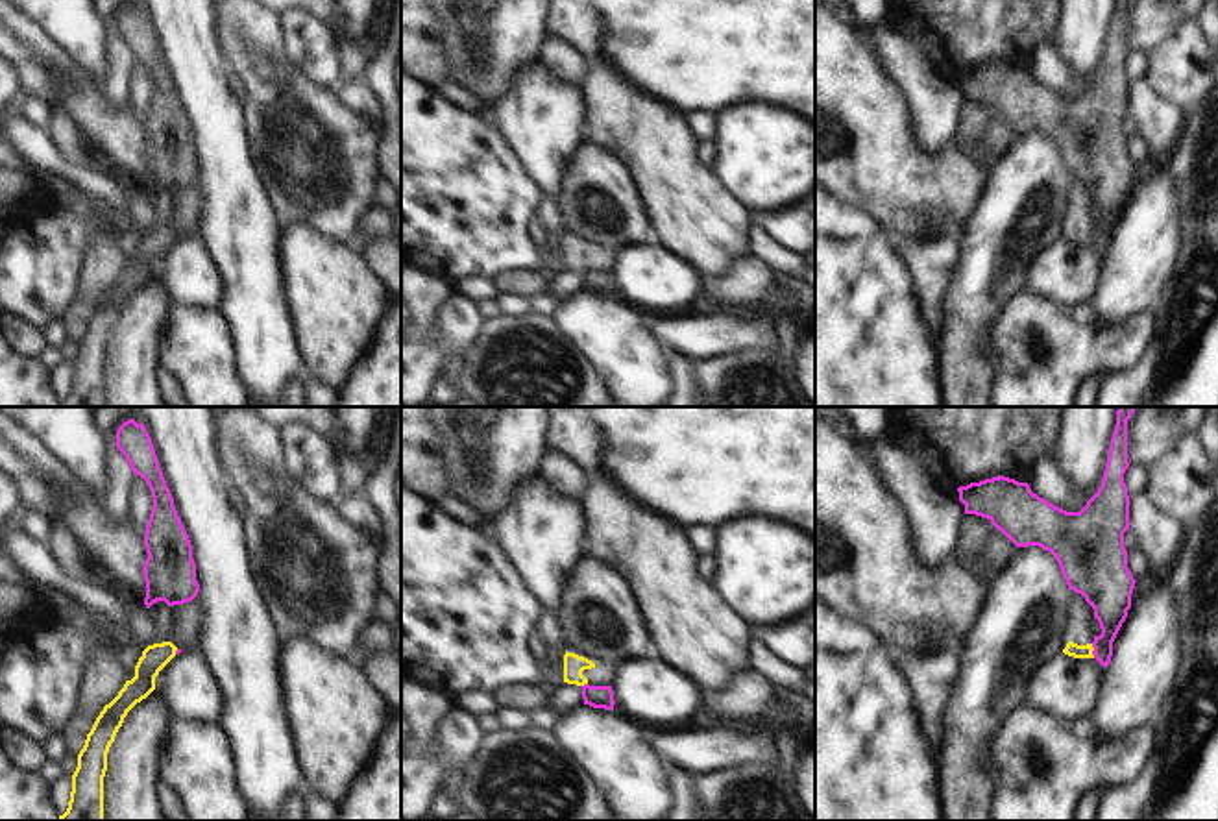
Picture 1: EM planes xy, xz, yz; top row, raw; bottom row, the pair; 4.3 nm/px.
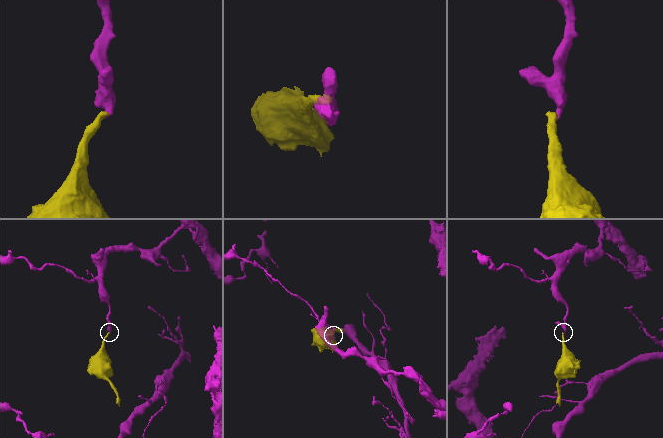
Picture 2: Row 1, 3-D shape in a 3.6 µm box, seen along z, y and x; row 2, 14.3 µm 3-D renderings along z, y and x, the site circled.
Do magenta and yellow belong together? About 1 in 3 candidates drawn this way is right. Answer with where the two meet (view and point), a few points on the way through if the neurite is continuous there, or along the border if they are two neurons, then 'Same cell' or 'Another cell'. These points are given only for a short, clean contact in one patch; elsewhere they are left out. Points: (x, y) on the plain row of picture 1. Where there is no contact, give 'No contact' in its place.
Touches magenta at yz (1093, 237). Boundary: yz (1091, 230), (1095, 243). Another cell.

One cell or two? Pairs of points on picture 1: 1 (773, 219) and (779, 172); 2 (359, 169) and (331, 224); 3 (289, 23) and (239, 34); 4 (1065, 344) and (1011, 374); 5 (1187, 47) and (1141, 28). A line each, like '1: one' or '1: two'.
1: two
2: one
3: two
4: one
5: two

